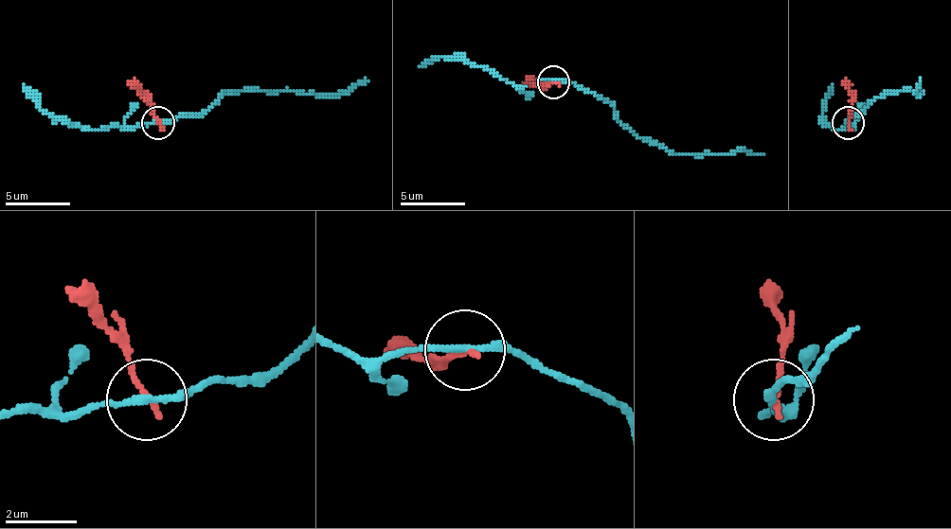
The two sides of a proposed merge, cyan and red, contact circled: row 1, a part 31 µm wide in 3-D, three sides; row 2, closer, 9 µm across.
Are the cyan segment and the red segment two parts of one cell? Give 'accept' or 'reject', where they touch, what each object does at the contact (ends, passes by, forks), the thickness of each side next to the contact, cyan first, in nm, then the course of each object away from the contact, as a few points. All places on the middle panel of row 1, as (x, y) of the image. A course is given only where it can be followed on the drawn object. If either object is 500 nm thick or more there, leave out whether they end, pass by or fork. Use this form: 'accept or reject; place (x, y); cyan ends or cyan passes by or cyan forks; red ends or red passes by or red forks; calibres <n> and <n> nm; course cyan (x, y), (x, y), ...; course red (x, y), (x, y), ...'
reject; place (553, 81); cyan passes by; red ends; calibres 180 and 190 nm; course cyan (552, 82), (588, 89), (614, 109), (640, 138), (676, 154), (763, 154); course red (552, 82), (546, 86), (529, 79)

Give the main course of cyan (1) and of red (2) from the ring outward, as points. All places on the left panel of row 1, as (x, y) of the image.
1: (157, 123), (192, 116), (219, 97), (244, 91), (339, 94), (368, 81)
2: (157, 123), (151, 100), (134, 78)

